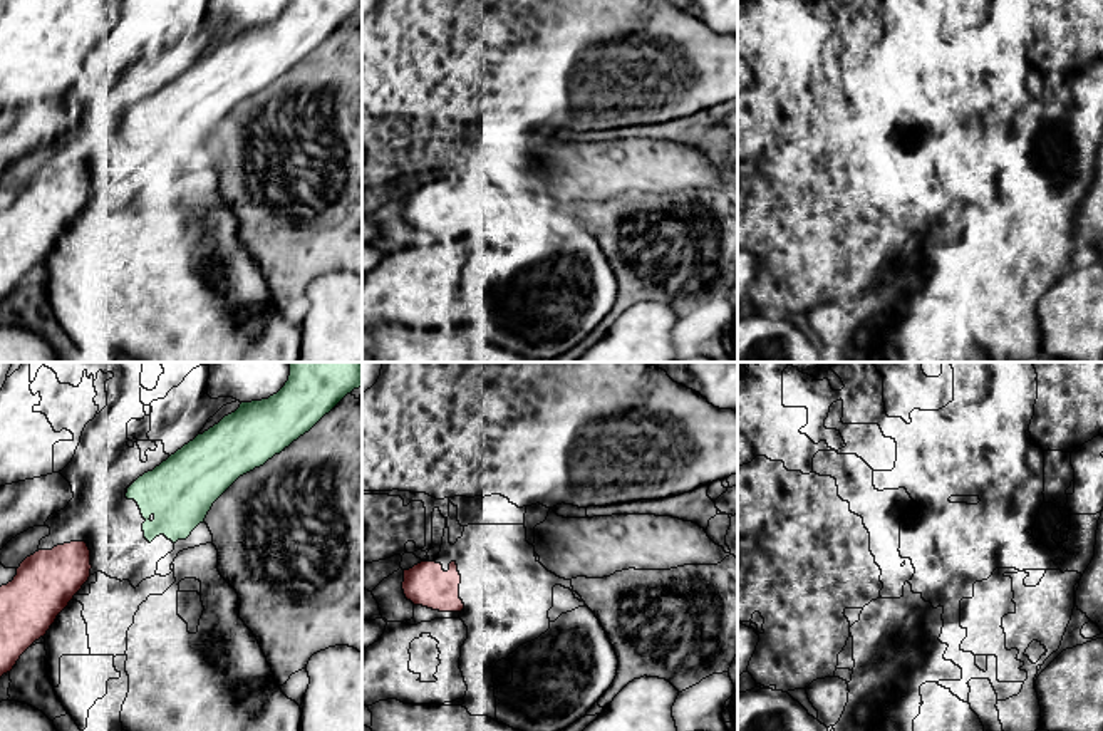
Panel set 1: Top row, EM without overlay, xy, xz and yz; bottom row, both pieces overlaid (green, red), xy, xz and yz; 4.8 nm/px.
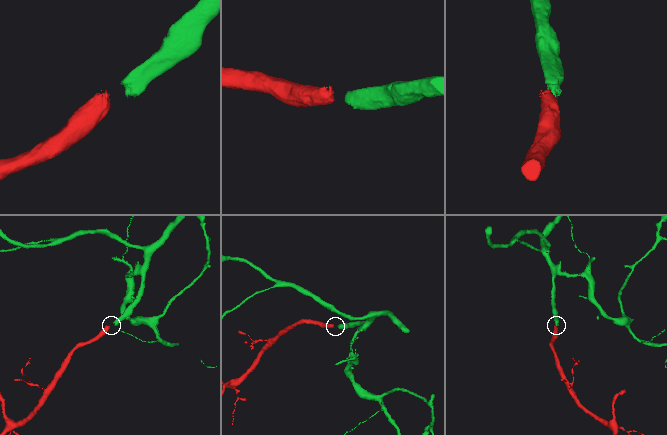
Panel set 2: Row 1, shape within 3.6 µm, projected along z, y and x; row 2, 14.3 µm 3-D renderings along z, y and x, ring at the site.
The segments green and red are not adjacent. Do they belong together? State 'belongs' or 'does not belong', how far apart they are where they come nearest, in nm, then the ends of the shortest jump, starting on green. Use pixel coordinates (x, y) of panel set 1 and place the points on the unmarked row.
belongs | 280 nm | xy (144, 161), (89, 175)

